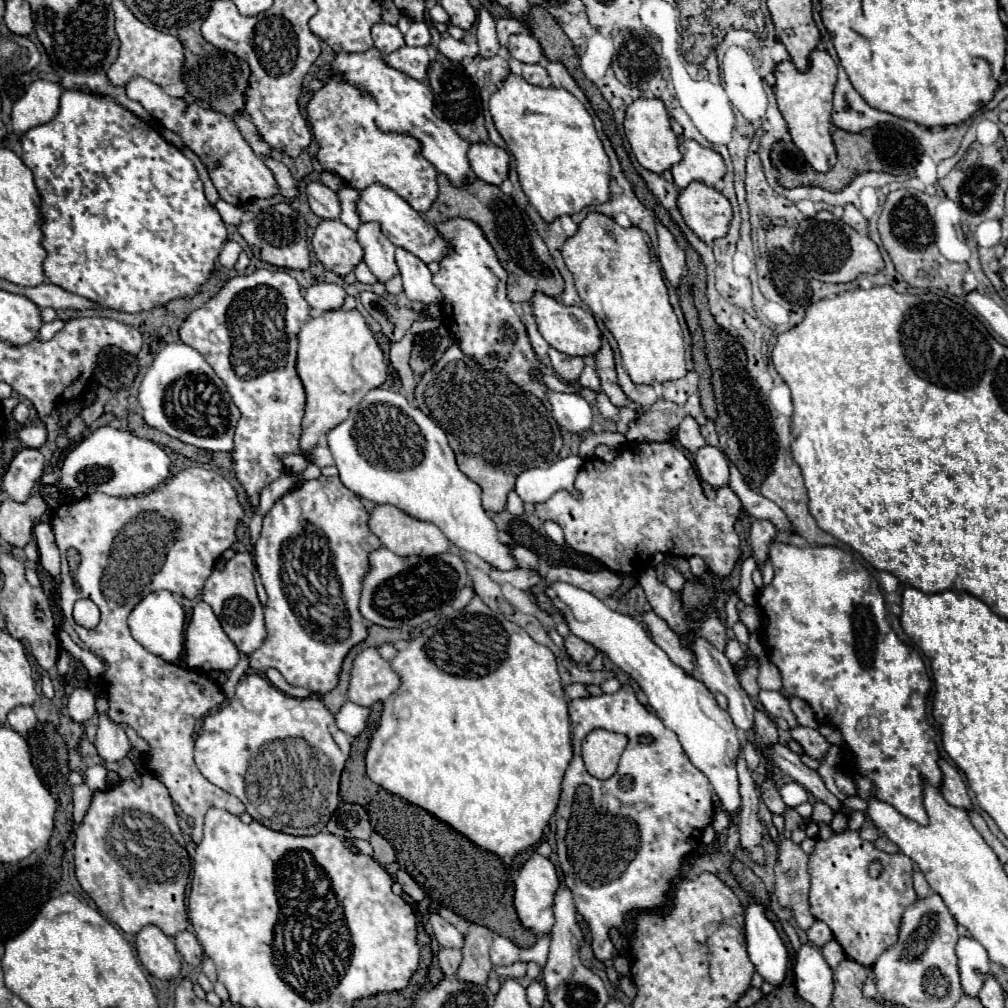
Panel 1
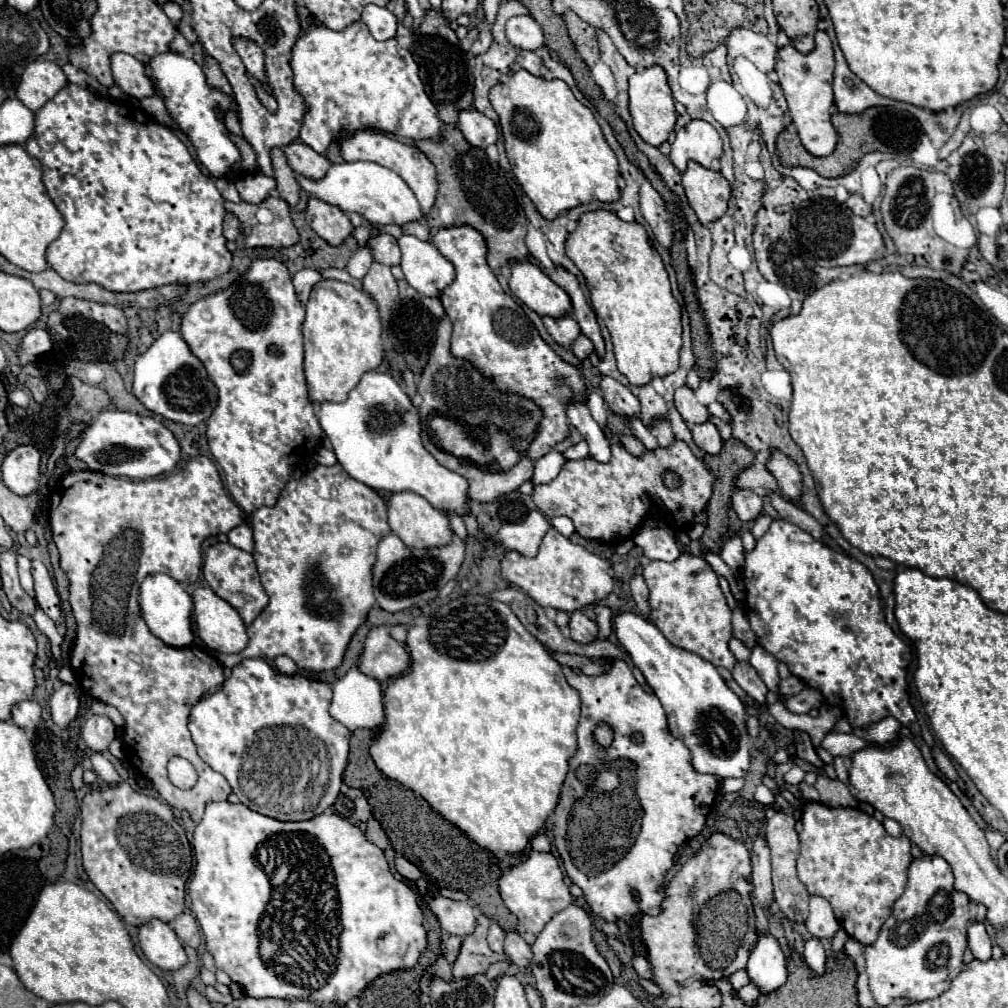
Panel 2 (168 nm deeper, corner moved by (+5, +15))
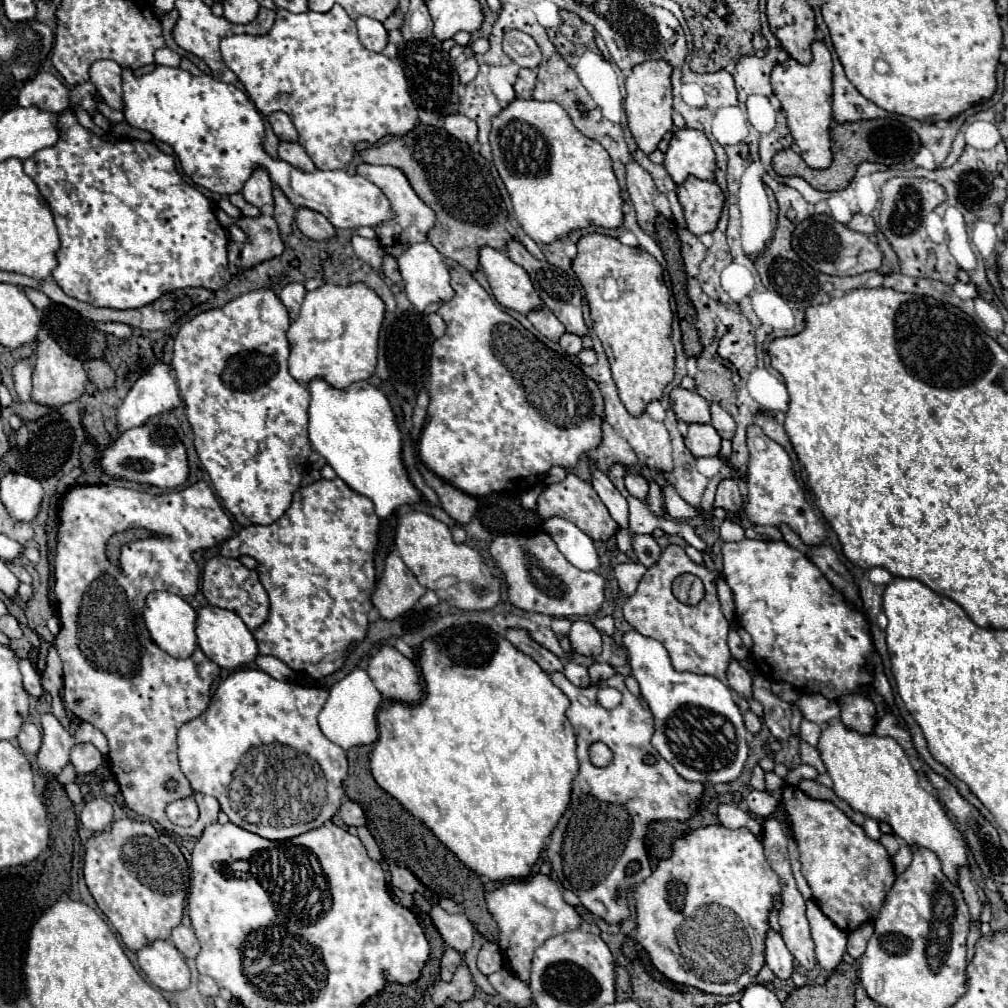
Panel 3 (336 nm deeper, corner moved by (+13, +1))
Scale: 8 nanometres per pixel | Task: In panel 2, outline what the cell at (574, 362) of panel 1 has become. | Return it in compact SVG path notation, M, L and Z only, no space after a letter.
M545 317L543 325L547 329L547 333L555 339L555 343L559 343L561 347L571 347L571 343L581 335L579 325L575 325L573 317L561 317L561 319L551 319Z

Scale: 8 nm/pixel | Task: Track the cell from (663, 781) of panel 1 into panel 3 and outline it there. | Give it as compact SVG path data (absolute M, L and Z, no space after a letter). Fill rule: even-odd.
M551 673L551 681L569 697L571 705L565 711L569 723L575 729L577 735L577 757L579 757L579 775L573 781L573 793L571 793L571 805L561 817L559 825L555 827L553 835L549 837L547 843L547 857L551 861L553 871L557 873L559 881L563 883L565 889L573 891L579 899L581 905L585 905L591 913L603 917L607 923L621 923L623 919L629 917L629 907L625 903L625 891L631 889L635 883L641 883L649 873L649 857L645 851L645 835L647 835L647 825L649 821L655 819L679 819L685 821L689 819L699 805L699 797L703 795L703 785L695 781L687 781L679 777L679 773L669 765L651 745L651 735L653 735L653 719L649 709L645 709L633 693L625 687L623 675L613 675L611 679L599 683L599 685L589 685L585 689L575 687L563 673ZM599 687L617 687L623 693L623 703L615 709L605 709L597 701L597 691ZM593 741L603 741L611 751L613 751L613 763L605 769L593 767L589 761L589 745Z

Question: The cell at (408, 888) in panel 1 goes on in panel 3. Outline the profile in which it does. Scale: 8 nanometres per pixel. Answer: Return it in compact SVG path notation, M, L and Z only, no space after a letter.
M395 867L391 871L391 885L405 893L415 893L419 887L419 879L415 879L415 875L405 867Z

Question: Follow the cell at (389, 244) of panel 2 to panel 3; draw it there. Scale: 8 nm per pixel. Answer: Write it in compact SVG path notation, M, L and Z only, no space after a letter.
M385 257L385 261L383 261L383 273L385 273L385 277L389 277L393 283L401 283L401 281L403 281L403 277L401 277L401 273L399 273L399 265L397 265L397 261L391 259L391 257Z

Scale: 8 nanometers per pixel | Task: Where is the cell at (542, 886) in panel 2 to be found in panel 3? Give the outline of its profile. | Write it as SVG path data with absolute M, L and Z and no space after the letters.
M541 873L523 881L509 881L495 889L487 895L487 907L499 925L499 947L503 951L505 965L523 983L529 981L535 949L541 947L549 937L573 931L581 925L579 913L563 901L563 887Z

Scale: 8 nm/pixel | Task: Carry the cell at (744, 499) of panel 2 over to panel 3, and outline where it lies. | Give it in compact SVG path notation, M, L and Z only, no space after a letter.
M733 477L729 479L723 479L717 487L717 495L715 495L715 501L713 509L706 514L705 519L707 521L711 519L714 509L718 507L723 507L727 509L729 513L739 513L743 503L741 503L741 491L739 491L739 485Z

